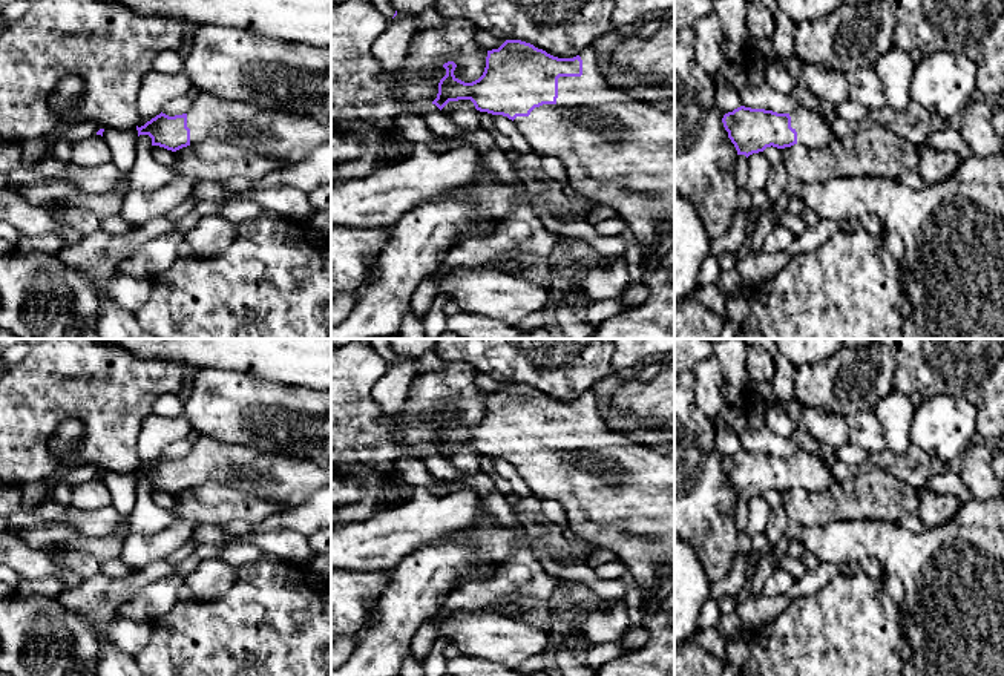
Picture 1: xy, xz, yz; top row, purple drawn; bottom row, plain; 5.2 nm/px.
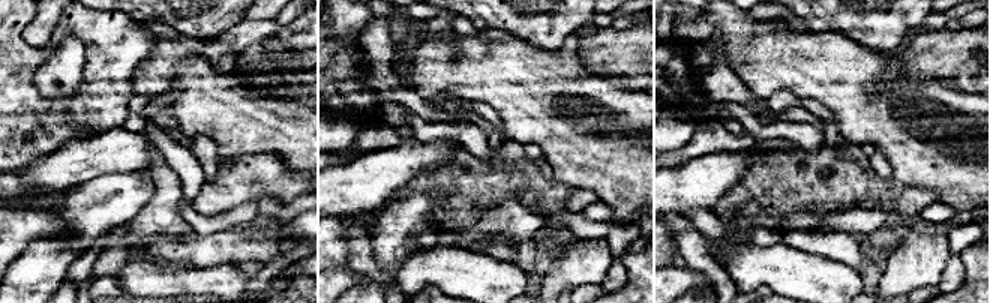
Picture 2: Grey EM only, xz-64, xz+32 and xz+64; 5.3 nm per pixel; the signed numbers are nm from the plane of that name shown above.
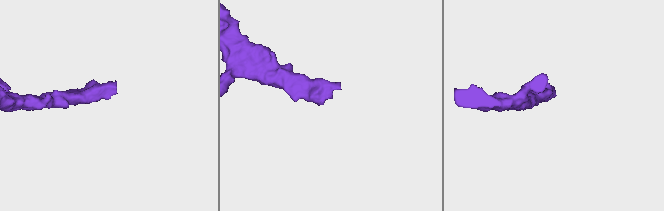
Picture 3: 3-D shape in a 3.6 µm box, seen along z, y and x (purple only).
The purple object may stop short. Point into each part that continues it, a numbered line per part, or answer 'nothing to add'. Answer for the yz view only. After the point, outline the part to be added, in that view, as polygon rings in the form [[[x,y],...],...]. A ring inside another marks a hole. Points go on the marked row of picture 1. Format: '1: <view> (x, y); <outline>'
1: yz (813, 132); [[[799,104],[789,113],[791,127],[797,132],[797,144],[809,149],[829,147],[834,132],[823,120],[823,115],[800,107]]]

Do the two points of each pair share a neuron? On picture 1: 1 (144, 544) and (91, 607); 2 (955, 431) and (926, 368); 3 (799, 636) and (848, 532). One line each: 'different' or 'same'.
1: different
2: different
3: different

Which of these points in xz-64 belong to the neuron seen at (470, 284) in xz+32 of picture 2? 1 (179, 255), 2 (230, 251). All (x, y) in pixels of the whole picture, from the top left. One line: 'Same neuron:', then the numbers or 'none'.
Same neuron: none

